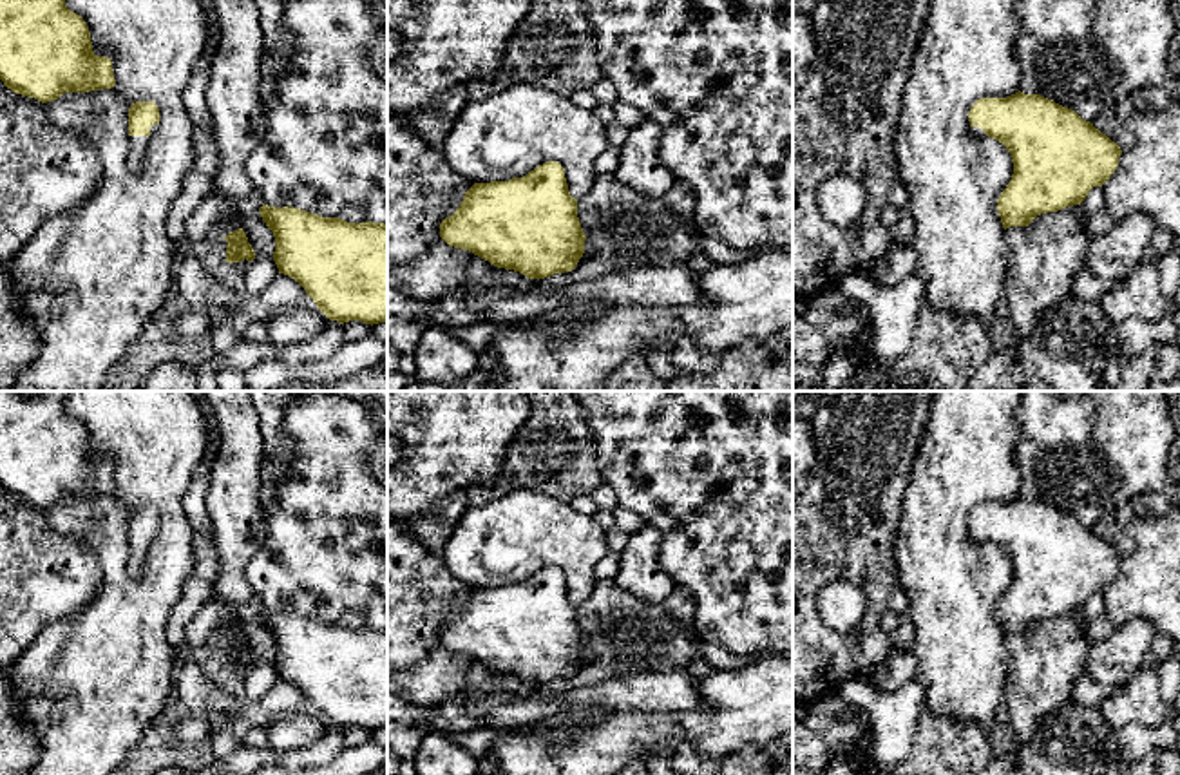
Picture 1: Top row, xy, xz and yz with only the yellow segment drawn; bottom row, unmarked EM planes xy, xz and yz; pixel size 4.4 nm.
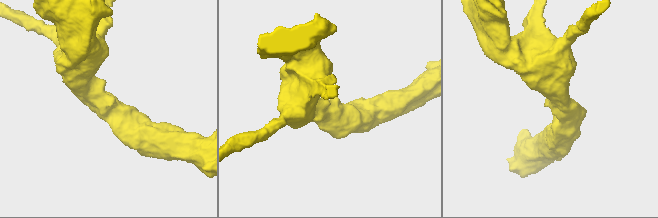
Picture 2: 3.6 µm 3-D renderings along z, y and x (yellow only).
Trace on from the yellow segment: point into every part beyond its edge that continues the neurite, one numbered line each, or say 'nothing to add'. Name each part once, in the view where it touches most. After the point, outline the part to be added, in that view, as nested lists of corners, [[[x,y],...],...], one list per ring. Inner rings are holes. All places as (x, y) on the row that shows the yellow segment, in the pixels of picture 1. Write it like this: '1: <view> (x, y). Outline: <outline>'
1: xy (138, 143). Outline: [[[157,125],[150,127],[150,134],[148,136],[130,136],[130,167],[138,167],[143,159],[145,154],[145,147],[150,139],[150,136],[156,132]]]

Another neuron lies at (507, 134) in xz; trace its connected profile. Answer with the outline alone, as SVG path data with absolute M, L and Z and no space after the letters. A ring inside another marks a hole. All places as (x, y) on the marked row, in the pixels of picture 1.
M518 83L498 94L469 100L442 152L456 174L476 183L523 177L547 161L557 161L565 168L570 196L581 199L597 177L595 158L608 147L606 125L590 109L556 91Z

